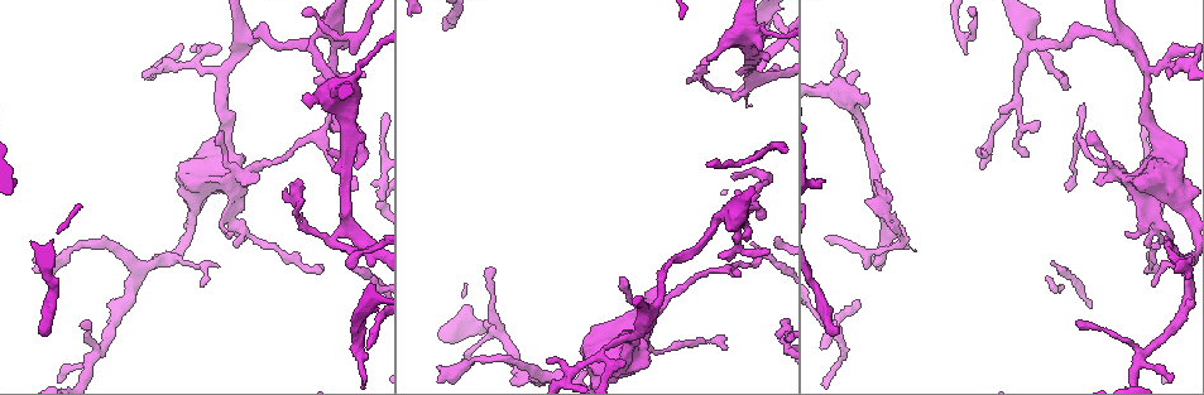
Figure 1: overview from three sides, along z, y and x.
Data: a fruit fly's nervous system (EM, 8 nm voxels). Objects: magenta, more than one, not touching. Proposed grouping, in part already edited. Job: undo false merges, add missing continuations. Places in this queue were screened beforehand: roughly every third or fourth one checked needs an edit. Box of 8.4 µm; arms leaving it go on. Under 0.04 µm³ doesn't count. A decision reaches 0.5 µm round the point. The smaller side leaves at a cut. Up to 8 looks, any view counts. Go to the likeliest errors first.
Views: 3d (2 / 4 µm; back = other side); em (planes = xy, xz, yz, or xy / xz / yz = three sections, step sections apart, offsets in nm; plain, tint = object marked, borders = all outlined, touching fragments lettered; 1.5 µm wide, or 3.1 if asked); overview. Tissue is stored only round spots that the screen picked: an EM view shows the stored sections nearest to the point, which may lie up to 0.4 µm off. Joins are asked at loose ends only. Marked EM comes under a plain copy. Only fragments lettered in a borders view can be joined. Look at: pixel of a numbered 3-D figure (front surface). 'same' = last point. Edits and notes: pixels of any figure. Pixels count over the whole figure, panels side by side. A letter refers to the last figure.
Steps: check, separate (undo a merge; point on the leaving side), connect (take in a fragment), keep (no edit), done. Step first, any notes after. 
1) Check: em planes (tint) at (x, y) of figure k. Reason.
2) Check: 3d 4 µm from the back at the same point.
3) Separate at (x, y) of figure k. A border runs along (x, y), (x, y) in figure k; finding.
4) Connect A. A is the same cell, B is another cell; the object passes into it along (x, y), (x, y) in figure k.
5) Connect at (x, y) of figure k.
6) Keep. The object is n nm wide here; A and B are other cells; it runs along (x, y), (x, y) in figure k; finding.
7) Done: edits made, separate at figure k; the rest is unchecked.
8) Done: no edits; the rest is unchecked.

Check: em planes (borders) at (707, 59) of figure 1. Branch stops here.

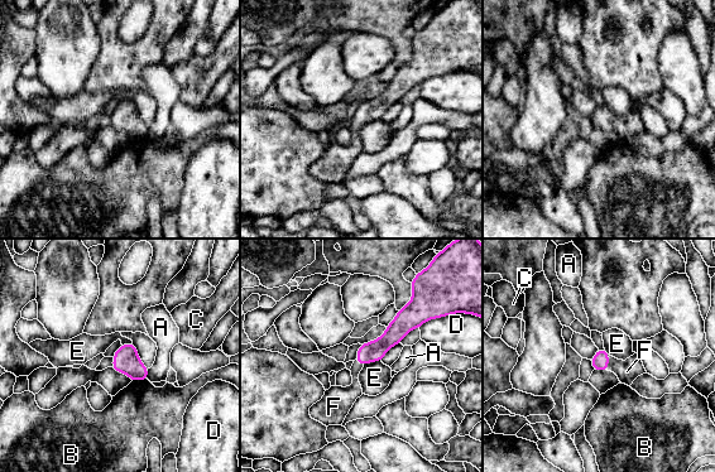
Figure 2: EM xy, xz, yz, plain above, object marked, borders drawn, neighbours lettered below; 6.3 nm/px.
Connect F. F is the same cell, A, B, C, D and E are other cells; the object passes into it along (600, 361), (608, 362), (627, 371) in figure 2; it goes on there.

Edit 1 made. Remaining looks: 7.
Check: overview.

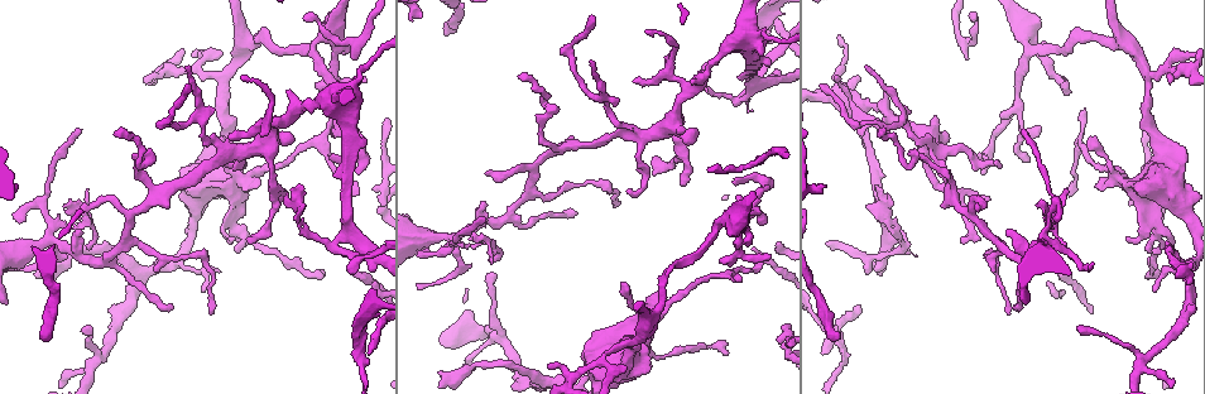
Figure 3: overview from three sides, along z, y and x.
Check: em planes (borders) at (993, 162) of figure 3. Free end.

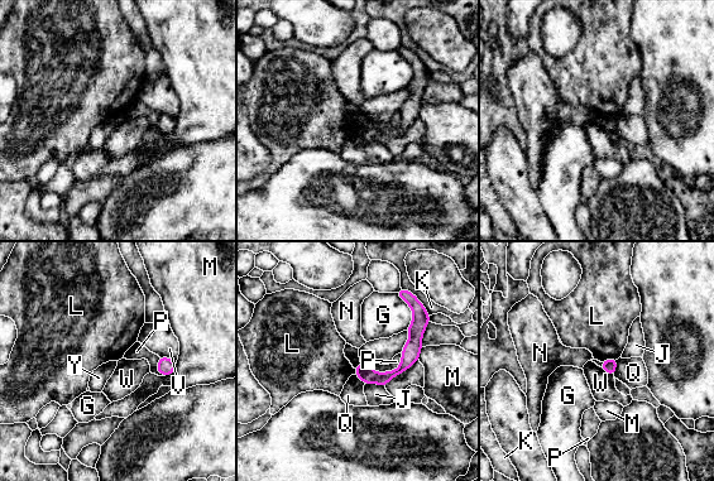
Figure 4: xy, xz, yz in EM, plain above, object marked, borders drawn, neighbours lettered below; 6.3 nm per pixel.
Keep. The object is 80 nm wide here; G, J, K, L, M, N, P, Q, V, W and Y are other cells; it runs along (416, 314), (407, 361), (367, 380) in figure 4; none of them fits.

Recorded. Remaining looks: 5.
Check: em yz step 4 (borders) at (714, 229) of figure 3. Sharp bend.

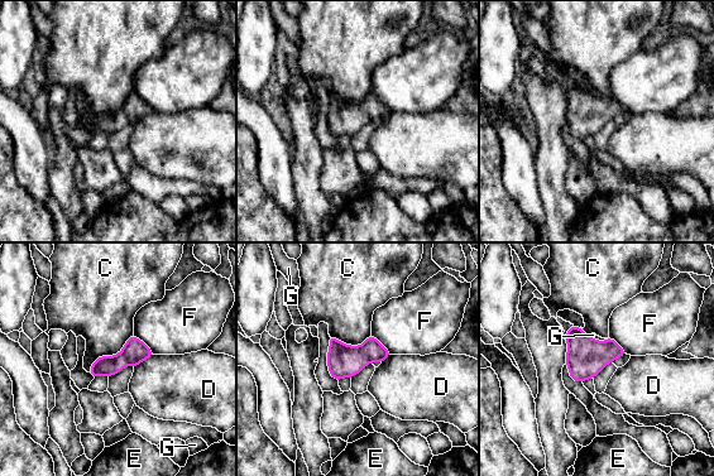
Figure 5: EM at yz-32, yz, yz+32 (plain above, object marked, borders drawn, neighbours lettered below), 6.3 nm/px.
Check: em planes (borders) at the same point.

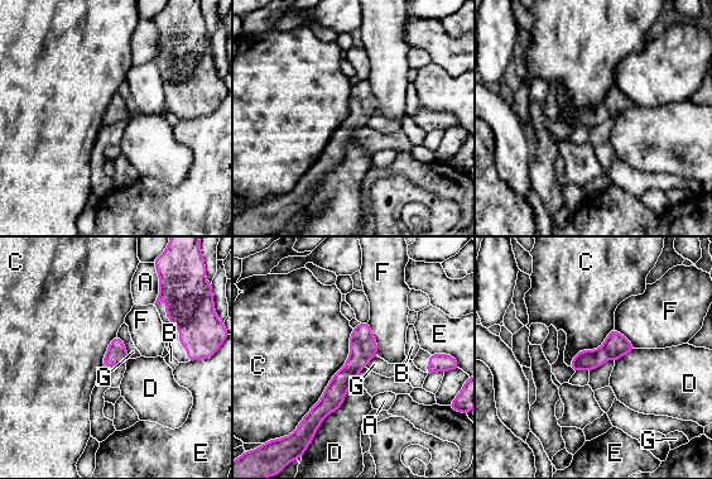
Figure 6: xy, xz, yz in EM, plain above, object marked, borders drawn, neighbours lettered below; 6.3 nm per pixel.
Keep. The object is 130 nm wide here; A, B, C, D, E, F and G are other cells; it runs along (364, 325), (359, 359), (313, 422) in figure 6; continuous, no second cell.

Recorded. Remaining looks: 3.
Done: edits made, connect at figure 2; the rest is unchecked.

